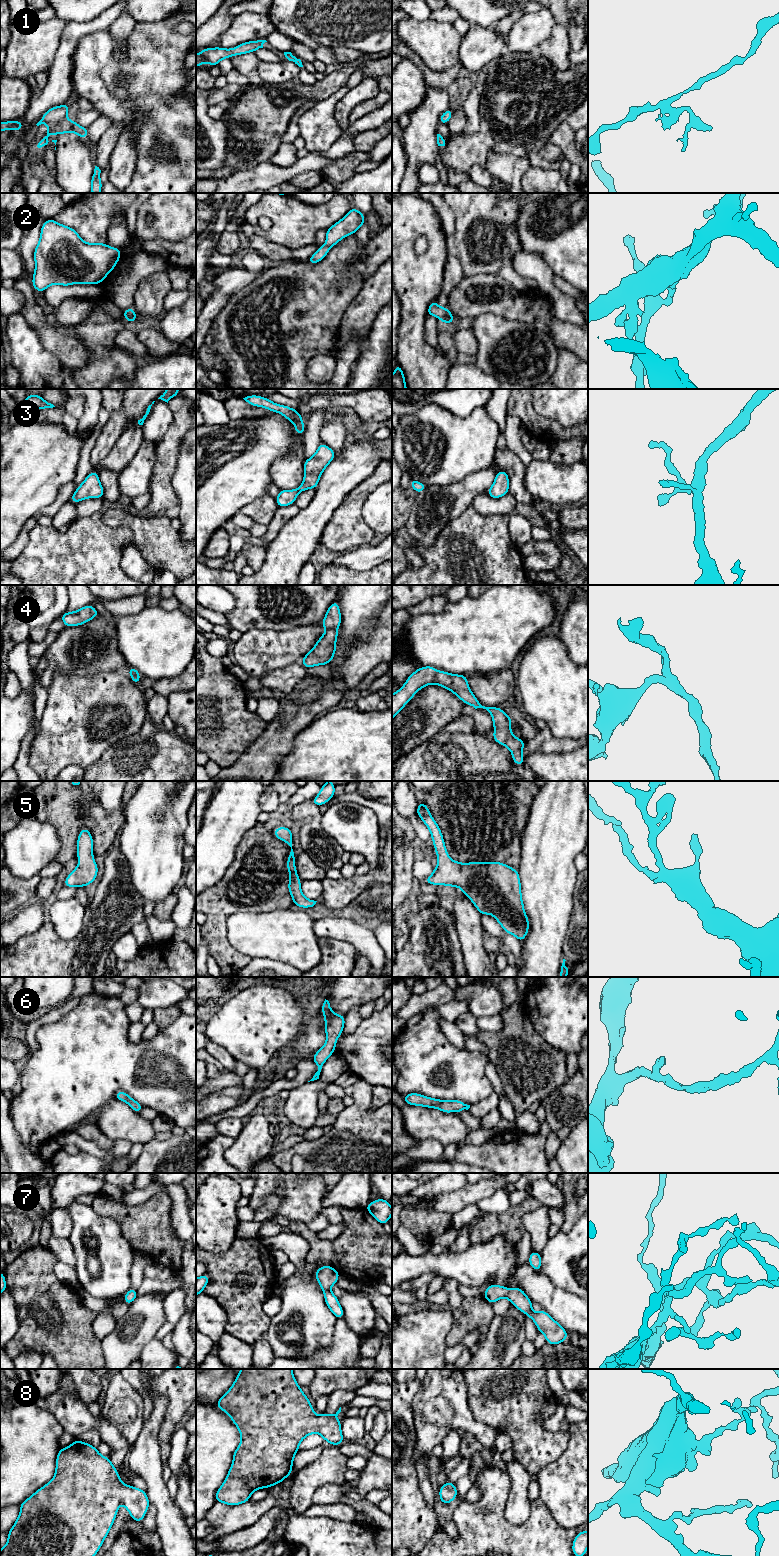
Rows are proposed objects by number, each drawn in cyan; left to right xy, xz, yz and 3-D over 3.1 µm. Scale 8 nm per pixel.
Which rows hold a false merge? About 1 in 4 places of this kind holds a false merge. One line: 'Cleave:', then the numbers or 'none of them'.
Cleave: 4

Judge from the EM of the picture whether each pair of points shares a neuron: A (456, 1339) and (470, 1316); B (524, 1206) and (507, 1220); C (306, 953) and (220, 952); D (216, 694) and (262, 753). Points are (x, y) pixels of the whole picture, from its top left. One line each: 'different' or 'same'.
A: same
B: same
C: different
D: different

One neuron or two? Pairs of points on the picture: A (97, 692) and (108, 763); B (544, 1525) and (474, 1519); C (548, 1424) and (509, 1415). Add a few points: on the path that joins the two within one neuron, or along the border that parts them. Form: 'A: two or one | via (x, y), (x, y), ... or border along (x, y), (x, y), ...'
A: two | border along (126, 737), (114, 742), (89, 766)
B: one | via (527, 1532), (491, 1532)
C: two | border along (558, 1405), (543, 1422), (543, 1427), (549, 1432)

